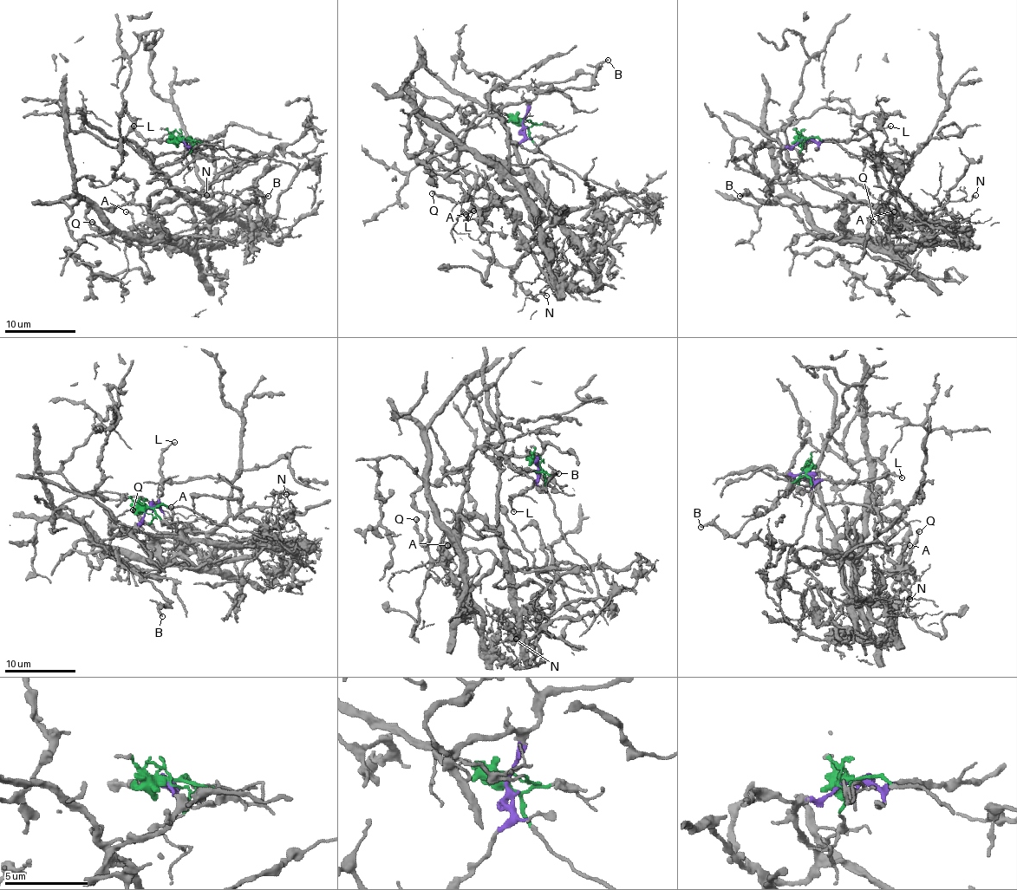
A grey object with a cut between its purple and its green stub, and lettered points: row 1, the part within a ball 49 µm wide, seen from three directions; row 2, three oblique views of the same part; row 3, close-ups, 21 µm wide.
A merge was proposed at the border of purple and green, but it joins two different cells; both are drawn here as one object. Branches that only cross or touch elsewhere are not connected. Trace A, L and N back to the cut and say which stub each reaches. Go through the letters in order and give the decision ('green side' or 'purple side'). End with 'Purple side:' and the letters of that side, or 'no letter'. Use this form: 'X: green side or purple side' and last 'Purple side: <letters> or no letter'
A: green side
L: purple side
N: green side
Purple side: L

